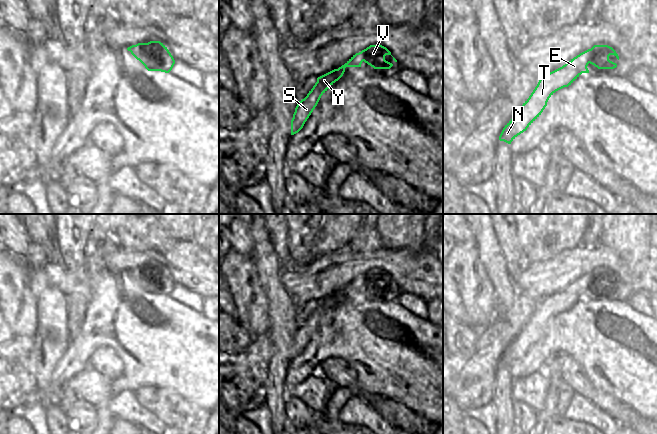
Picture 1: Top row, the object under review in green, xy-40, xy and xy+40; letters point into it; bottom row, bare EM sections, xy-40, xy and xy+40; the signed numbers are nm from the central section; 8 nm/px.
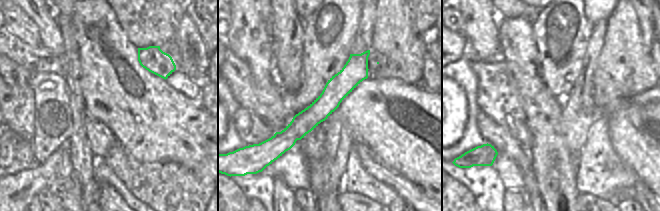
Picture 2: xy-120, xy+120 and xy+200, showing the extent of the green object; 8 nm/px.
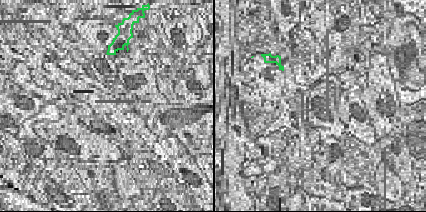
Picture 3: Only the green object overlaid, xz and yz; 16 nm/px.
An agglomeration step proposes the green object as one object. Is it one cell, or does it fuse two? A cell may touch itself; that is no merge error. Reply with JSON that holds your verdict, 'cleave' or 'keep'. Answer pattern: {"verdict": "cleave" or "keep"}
{"verdict": "keep"}

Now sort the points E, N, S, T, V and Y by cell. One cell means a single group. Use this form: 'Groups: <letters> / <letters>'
Groups: E N S T V Y

